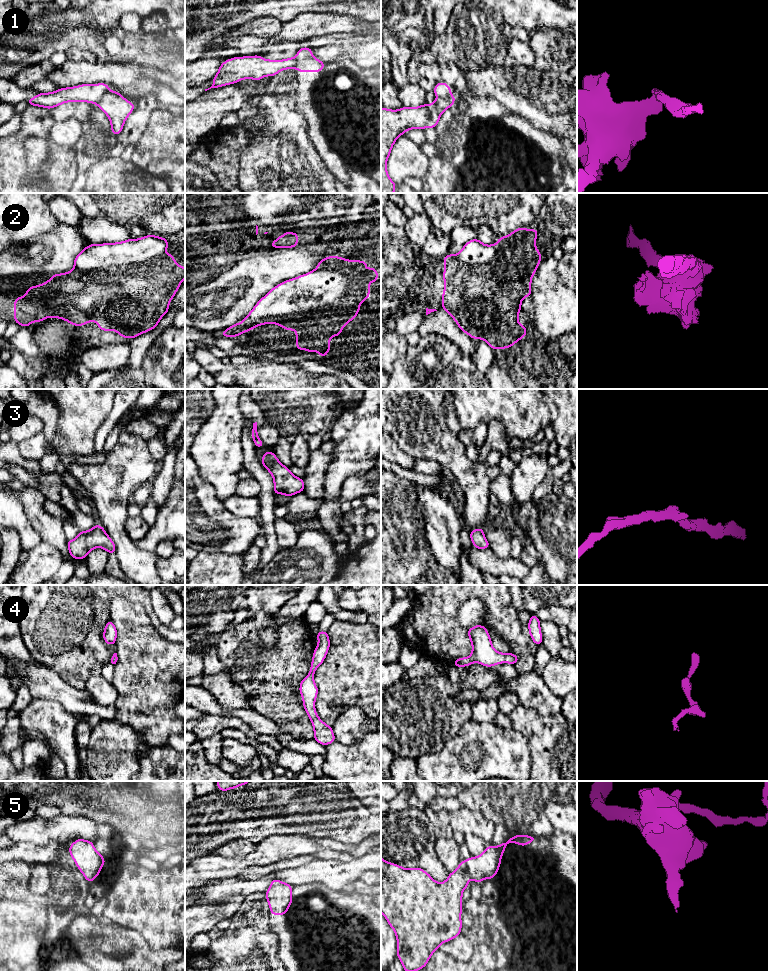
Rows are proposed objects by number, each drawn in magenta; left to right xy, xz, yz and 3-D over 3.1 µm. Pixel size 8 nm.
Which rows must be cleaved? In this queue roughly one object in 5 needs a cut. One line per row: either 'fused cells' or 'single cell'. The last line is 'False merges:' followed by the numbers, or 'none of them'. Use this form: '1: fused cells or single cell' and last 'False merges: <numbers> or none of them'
1: fused cells
2: single cell
3: single cell
4: single cell
5: single cell
False merges: 1

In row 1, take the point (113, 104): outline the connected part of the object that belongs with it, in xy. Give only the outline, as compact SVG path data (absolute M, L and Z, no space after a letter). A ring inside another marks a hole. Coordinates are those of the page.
M117 91L106 92L97 106L108 116L111 123L111 131L117 136L121 133L125 120L134 110L134 103L127 101Z

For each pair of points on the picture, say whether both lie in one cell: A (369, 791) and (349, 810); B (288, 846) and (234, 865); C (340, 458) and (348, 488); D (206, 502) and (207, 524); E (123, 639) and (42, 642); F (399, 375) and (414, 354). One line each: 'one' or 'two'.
A: two
B: one
C: two
D: one
E: two
F: one

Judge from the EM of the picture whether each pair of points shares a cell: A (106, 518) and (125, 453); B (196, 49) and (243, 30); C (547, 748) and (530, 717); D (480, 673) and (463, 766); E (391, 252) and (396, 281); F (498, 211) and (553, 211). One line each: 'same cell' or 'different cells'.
A: same cell
B: different cells
C: same cell
D: different cells
E: same cell
F: different cells

